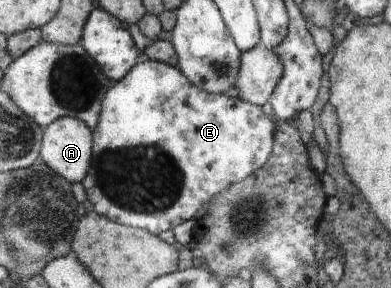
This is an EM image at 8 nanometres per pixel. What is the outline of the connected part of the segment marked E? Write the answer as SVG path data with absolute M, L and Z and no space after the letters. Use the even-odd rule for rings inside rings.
M145 58L142 63L133 66L133 69L120 82L111 84L101 103L100 123L92 131L94 133L92 165L79 188L84 189L84 193L88 195L88 201L92 201L92 205L94 205L96 213L106 215L108 219L114 219L116 223L153 232L154 235L160 235L162 231L172 231L176 225L180 225L184 221L184 217L186 217L186 221L192 219L194 213L198 211L198 205L200 207L206 205L212 197L216 198L221 191L228 190L233 183L246 179L253 171L264 166L273 153L272 135L275 135L272 121L264 115L260 106L250 105L239 97L229 98L224 94L211 94L190 83L190 80L178 67Z

